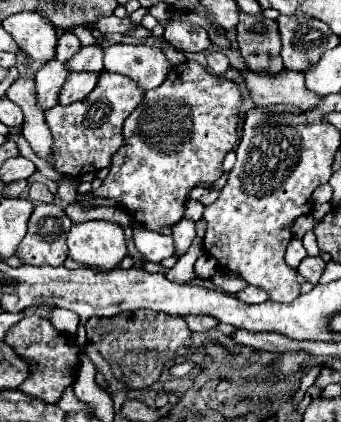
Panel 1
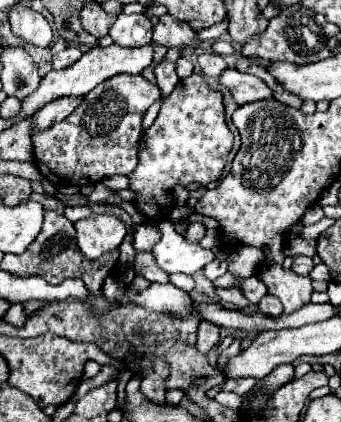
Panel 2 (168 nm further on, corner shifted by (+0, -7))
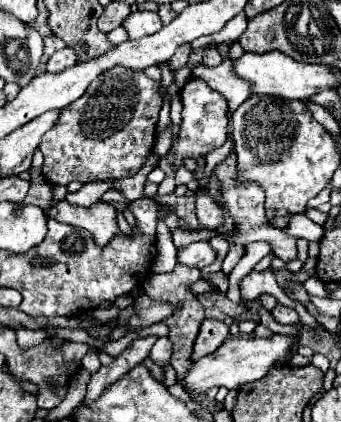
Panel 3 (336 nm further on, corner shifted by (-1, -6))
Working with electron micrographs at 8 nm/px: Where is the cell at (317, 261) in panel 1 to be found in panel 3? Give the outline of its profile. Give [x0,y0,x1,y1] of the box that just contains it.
[214,154,296,260]

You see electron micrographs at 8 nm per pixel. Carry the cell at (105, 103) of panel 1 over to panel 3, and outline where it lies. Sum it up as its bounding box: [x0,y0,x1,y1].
[40,66,162,186]

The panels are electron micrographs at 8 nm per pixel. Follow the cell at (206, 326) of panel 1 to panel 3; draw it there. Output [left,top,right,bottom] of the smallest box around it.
[192,320,228,360]

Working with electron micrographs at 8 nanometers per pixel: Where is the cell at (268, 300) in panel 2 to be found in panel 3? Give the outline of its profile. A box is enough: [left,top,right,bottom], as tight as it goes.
[272,304,298,324]

